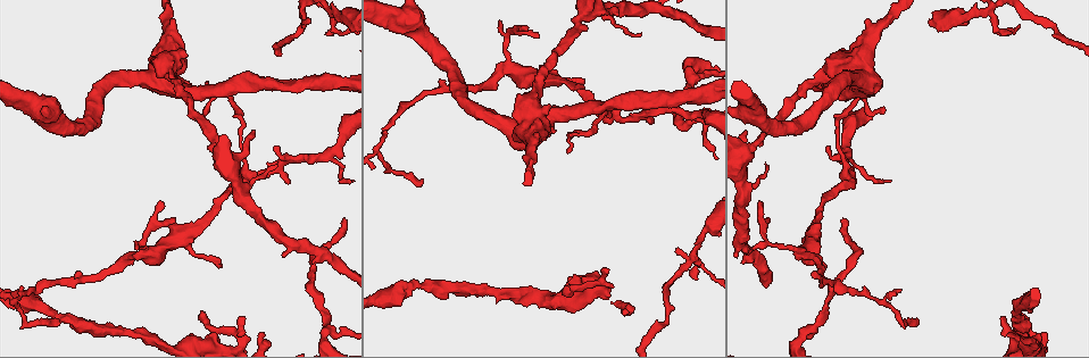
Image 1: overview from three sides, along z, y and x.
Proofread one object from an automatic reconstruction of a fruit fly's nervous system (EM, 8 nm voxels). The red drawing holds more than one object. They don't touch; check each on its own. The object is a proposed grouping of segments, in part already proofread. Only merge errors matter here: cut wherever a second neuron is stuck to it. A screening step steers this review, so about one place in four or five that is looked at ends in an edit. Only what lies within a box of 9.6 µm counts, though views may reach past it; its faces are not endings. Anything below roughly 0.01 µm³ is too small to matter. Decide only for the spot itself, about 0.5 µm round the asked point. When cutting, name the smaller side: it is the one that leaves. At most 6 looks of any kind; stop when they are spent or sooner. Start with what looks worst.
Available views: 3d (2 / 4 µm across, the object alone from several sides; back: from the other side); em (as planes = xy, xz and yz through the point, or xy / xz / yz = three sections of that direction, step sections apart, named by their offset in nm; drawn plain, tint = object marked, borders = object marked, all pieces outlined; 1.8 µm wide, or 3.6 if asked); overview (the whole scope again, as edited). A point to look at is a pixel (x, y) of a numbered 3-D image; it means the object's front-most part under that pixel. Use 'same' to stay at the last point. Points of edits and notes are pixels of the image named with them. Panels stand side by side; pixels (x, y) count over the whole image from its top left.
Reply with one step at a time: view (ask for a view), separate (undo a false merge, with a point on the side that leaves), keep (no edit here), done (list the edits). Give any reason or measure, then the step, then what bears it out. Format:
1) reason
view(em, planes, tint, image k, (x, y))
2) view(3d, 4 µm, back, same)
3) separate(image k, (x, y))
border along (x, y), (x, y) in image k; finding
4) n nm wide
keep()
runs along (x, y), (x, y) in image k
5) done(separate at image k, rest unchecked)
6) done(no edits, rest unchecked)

calibre changes
view(em, 3.6 µm, planes, tint, image 1, (989, 10))

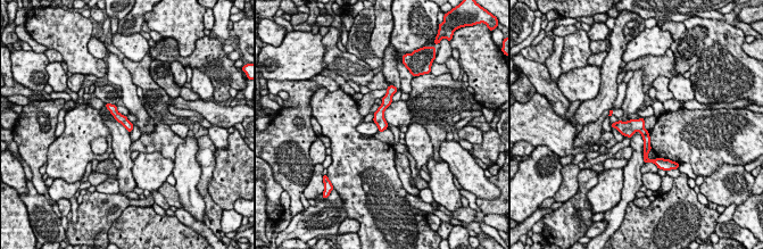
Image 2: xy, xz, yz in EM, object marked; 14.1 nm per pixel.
130 nm wide
keep()
runs along (389, 92), (380, 111), (381, 127) in image 2; one neuron here

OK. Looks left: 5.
sudden change in width
view(em, xy, step 8, tint, image 1, (403, 285))

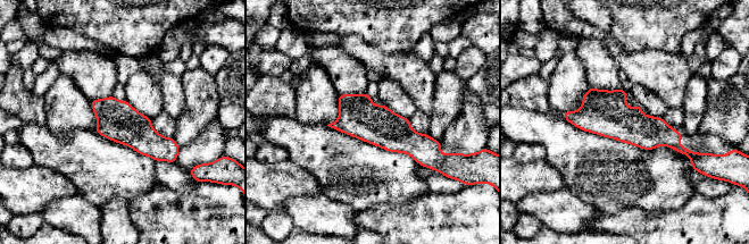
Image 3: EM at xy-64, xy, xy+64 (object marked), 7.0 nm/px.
280 nm wide
keep()
runs along (567, 115), (658, 132), (684, 151) in image 3; continuous, no second neuron

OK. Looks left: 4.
sharp bend
view(em, 3.6 µm, planes, tint, image 1, (154, 77))

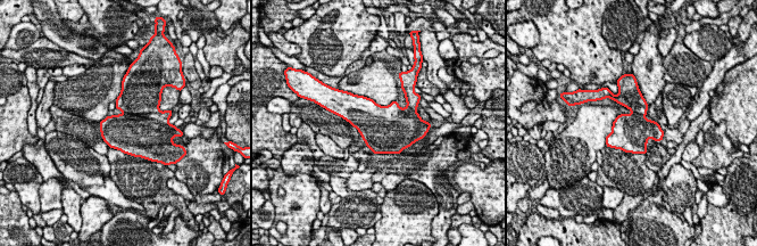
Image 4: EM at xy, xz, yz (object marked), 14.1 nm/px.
separate(image 4, (143, 101))
two neurons meet here

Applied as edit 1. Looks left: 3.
done(separate at image 4, rest unchecked)

